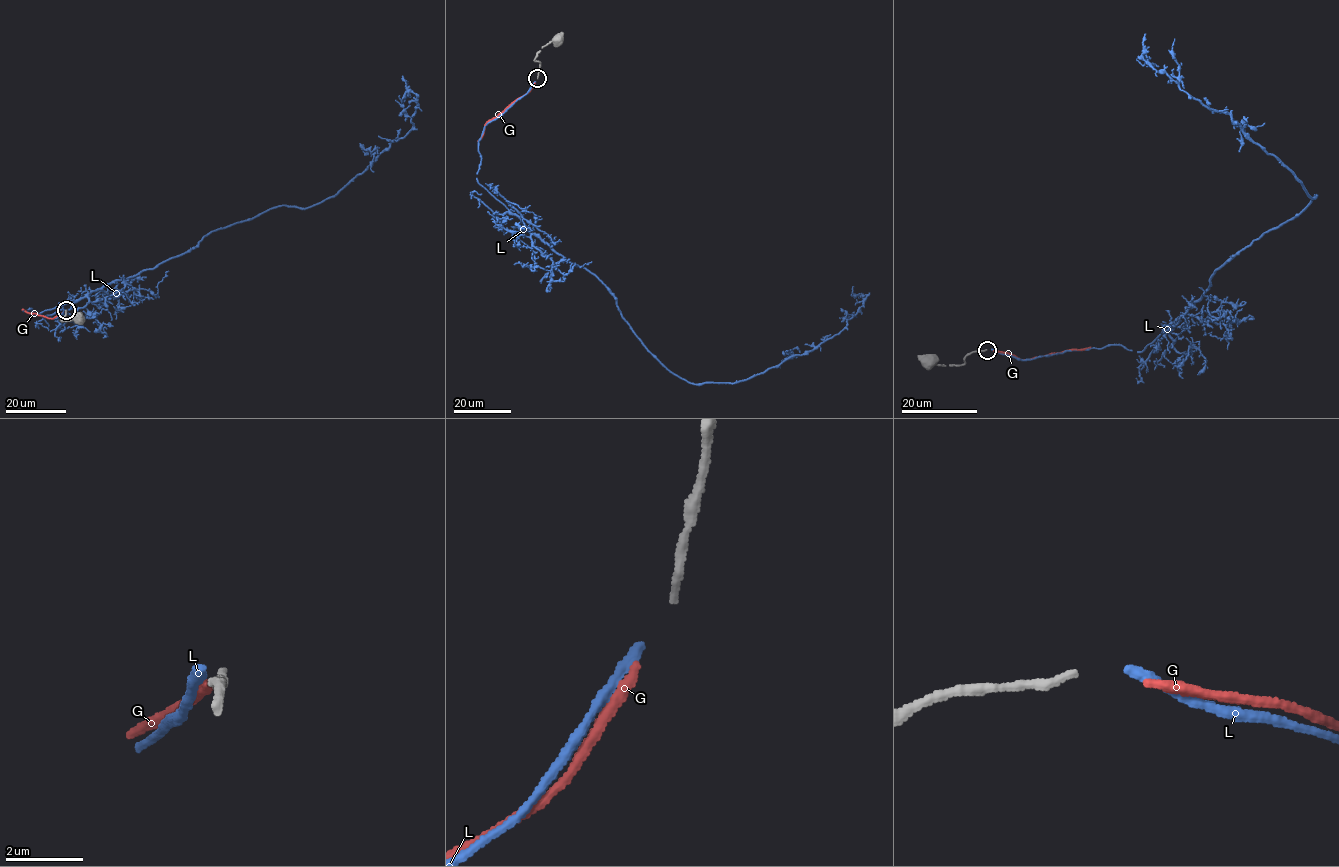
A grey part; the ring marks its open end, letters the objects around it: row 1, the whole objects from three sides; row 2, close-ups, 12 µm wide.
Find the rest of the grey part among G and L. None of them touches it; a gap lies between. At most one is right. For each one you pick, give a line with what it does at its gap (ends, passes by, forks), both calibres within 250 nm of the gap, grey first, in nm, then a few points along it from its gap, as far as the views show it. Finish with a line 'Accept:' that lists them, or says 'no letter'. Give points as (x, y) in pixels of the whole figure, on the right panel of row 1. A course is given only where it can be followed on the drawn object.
L: it ends | 190/300 nm | via (991, 349), (1027, 360), (1142, 352), (1219, 268), (1316, 196), (1228, 113), (1136, 58)
Accept: L

